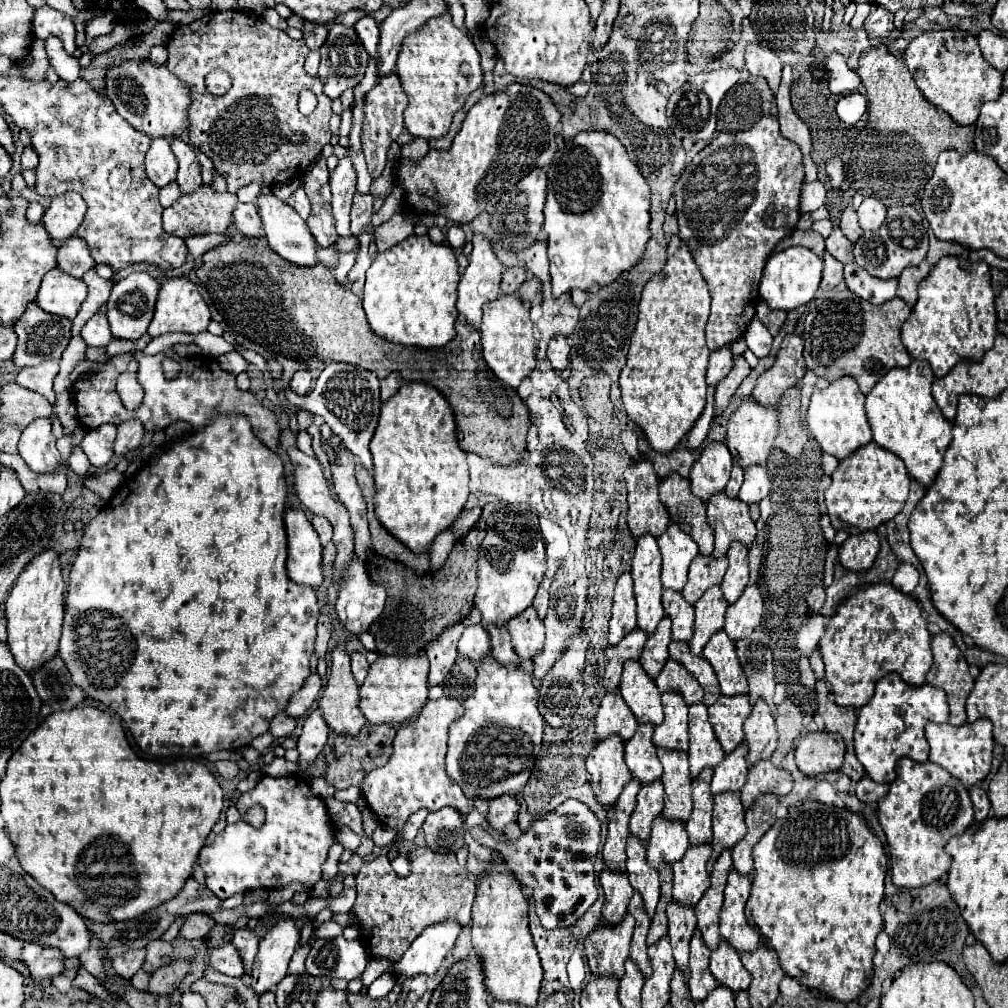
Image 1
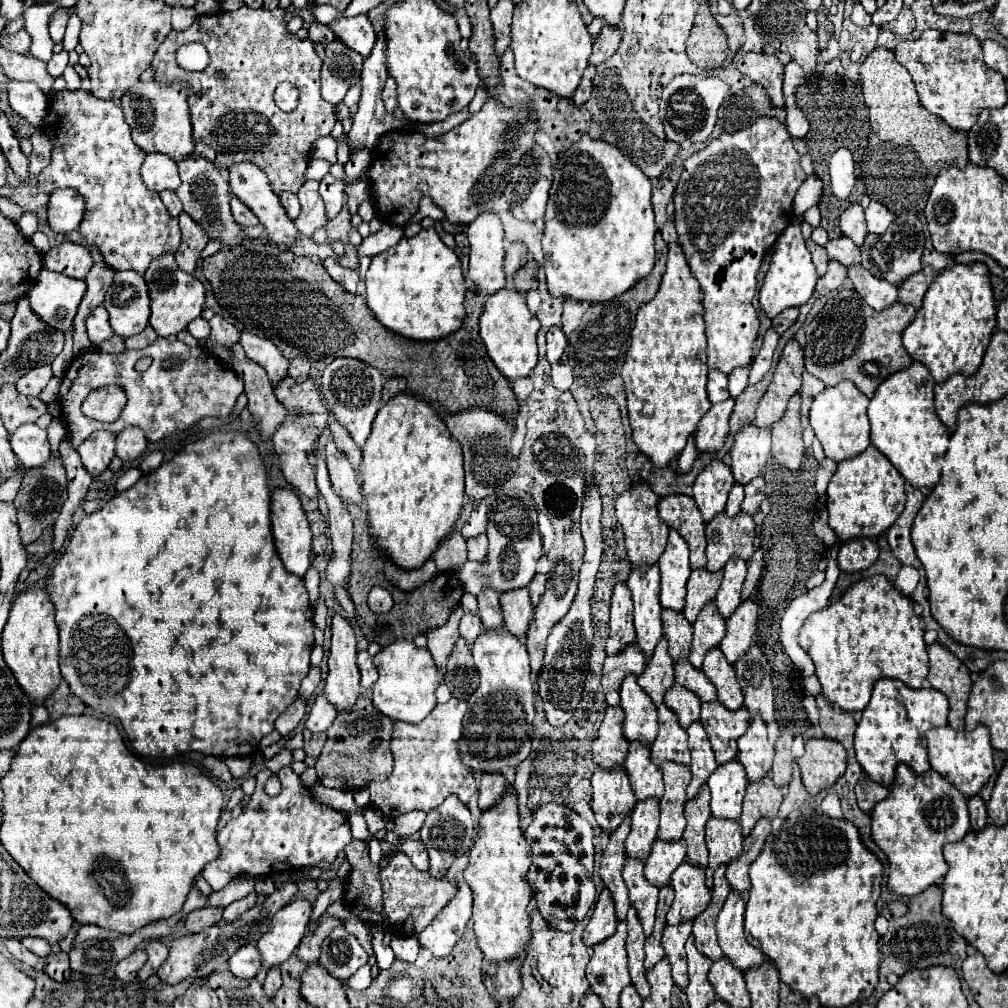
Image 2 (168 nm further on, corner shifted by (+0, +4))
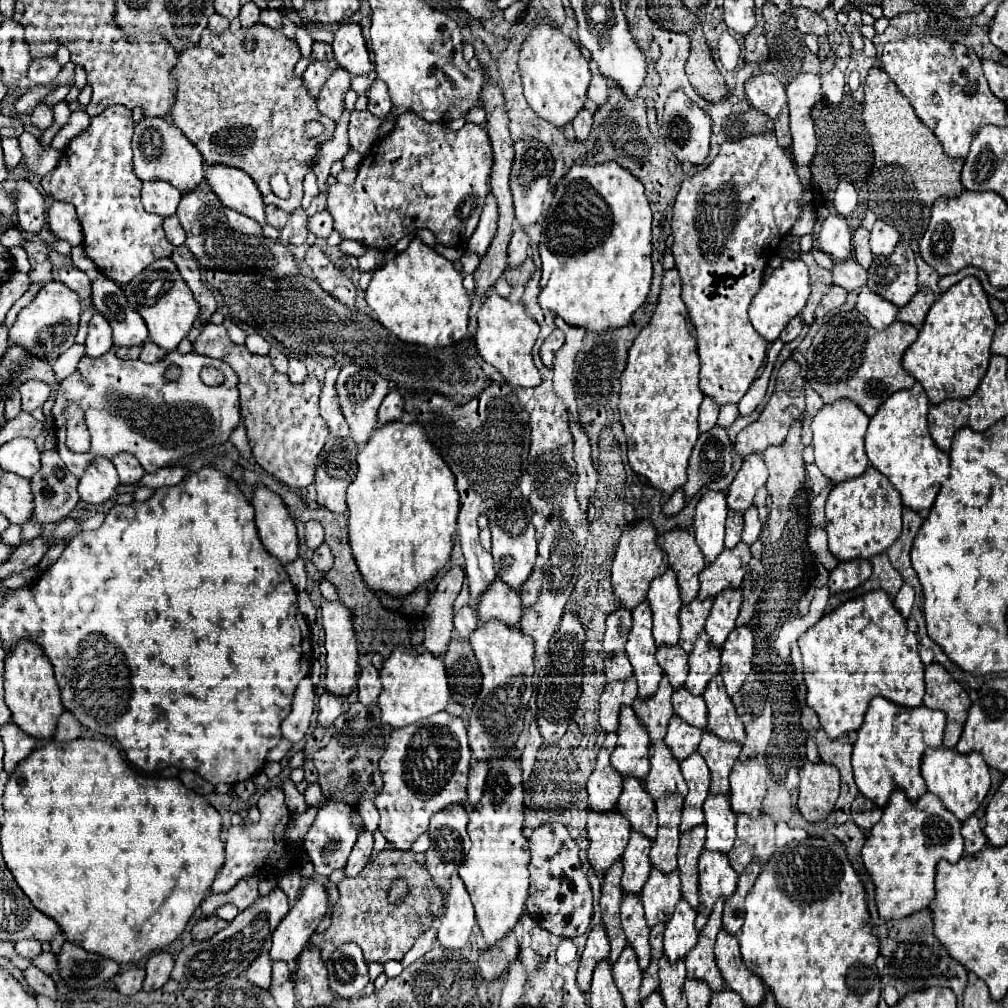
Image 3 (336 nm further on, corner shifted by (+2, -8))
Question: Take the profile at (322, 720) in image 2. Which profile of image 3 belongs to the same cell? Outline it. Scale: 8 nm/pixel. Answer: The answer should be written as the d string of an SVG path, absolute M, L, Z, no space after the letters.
M322 693L320 701L318 701L320 713L318 713L318 723L328 727L334 723L334 719L342 713L342 699L332 695L332 693Z

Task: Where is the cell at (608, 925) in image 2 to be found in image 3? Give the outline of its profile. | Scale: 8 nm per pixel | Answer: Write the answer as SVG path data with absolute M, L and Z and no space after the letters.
M602 925L594 927L592 933L588 935L588 941L586 941L586 949L580 957L580 967L578 967L578 975L576 975L576 983L578 983L578 989L582 993L588 993L590 989L590 981L592 981L592 971L594 967L608 959L608 951L610 951L610 945L608 945L608 937L606 937L606 931L602 929Z

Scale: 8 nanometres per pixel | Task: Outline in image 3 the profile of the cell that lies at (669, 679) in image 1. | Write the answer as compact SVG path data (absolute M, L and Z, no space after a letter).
M672 717L670 725L668 725L668 733L664 737L664 743L678 761L684 761L698 749L700 739L702 739L700 729L690 729L690 725Z

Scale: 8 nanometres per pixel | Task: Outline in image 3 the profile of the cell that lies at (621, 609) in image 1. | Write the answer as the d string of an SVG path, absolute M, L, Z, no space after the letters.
M616 609L606 619L604 635L604 673L608 681L630 679L630 661L626 661L626 641L632 629L632 615L626 609Z

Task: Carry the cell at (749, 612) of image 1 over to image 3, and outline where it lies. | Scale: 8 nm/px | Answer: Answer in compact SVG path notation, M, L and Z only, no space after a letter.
M736 627L722 647L722 665L720 675L724 677L726 693L732 697L738 693L752 671L752 653L754 637L748 627Z

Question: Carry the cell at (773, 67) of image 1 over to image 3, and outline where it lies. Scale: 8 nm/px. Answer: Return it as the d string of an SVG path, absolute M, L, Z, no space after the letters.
M756 75L746 83L746 97L754 109L760 109L774 121L774 135L780 147L790 149L792 137L788 129L788 99L784 85L774 75Z

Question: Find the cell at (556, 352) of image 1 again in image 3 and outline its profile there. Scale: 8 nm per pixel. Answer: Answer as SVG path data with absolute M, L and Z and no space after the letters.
M554 329L554 331L548 335L548 339L542 343L542 347L540 347L540 357L542 357L542 361L544 361L546 367L552 367L552 359L554 359L556 351L558 351L562 345L564 345L564 333L562 333L560 329Z

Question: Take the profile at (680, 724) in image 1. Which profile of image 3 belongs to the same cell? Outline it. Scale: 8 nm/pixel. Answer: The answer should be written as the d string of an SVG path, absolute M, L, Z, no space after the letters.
M658 741L650 745L648 749L650 759L650 773L644 781L644 789L650 793L654 801L666 797L666 795L686 795L688 787L680 773L680 763L674 761L674 755L666 749L664 741Z

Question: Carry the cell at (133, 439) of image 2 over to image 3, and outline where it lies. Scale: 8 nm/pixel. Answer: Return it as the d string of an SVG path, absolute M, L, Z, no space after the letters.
M118 453L112 459L112 463L118 469L122 485L136 485L144 477L144 473L146 473L142 469L142 465L138 463L138 459L134 455L130 455L130 453Z

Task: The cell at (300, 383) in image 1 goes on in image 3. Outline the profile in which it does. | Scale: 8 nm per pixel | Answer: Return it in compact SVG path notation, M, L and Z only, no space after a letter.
M290 359L290 369L288 369L288 377L292 383L302 383L306 377L306 365L300 359Z

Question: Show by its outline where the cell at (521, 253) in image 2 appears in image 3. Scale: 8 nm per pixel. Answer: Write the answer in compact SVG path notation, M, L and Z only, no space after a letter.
M516 225L510 241L510 249L508 249L508 263L520 265L520 261L526 261L526 259L528 259L528 235L520 225Z

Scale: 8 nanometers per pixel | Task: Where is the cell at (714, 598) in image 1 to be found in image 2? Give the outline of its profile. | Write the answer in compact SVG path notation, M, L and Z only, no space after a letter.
M708 601L702 611L698 613L698 619L694 621L694 639L692 639L692 647L690 647L690 655L688 661L700 669L702 665L702 657L708 649L720 645L720 639L724 637L724 617L720 615L718 607L714 601Z

